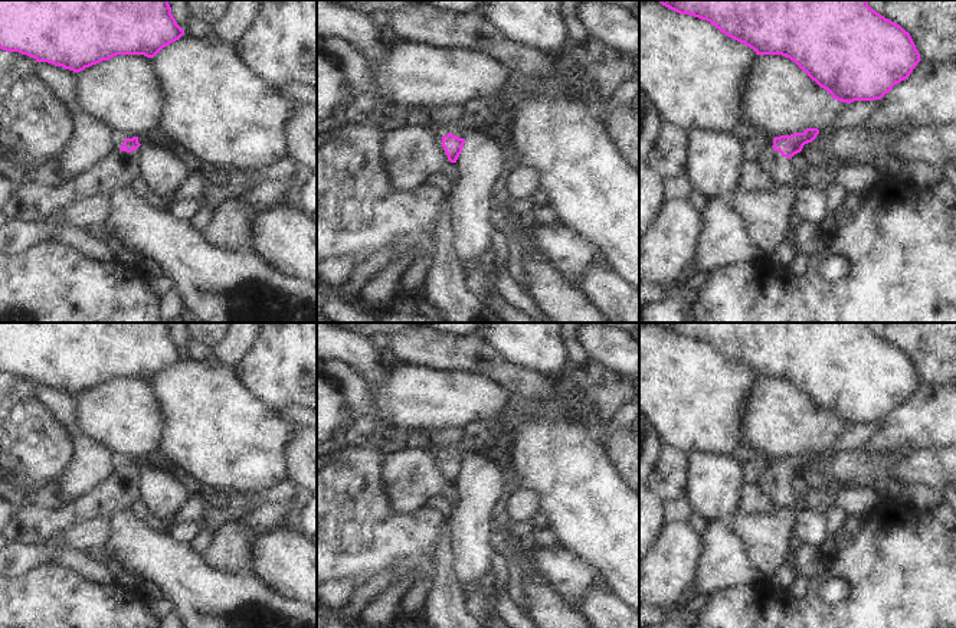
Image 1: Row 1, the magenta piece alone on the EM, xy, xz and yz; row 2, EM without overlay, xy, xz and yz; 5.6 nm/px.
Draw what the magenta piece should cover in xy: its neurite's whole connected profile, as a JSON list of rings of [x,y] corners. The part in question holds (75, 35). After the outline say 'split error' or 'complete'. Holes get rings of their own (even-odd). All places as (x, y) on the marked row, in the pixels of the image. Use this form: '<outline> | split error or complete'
[[[0,0],[0,49],[76,73],[117,55],[154,58],[183,35],[168,0]]] | complete

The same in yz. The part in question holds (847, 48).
[[[659,0],[680,14],[710,22],[756,55],[782,55],[793,60],[834,99],[881,99],[907,79],[920,53],[908,32],[868,6],[868,0]]] | complete

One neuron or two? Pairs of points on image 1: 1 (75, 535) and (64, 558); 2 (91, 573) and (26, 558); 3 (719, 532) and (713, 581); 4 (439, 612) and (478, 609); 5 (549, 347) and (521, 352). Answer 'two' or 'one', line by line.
1: two
2: one
3: one
4: two
5: one

